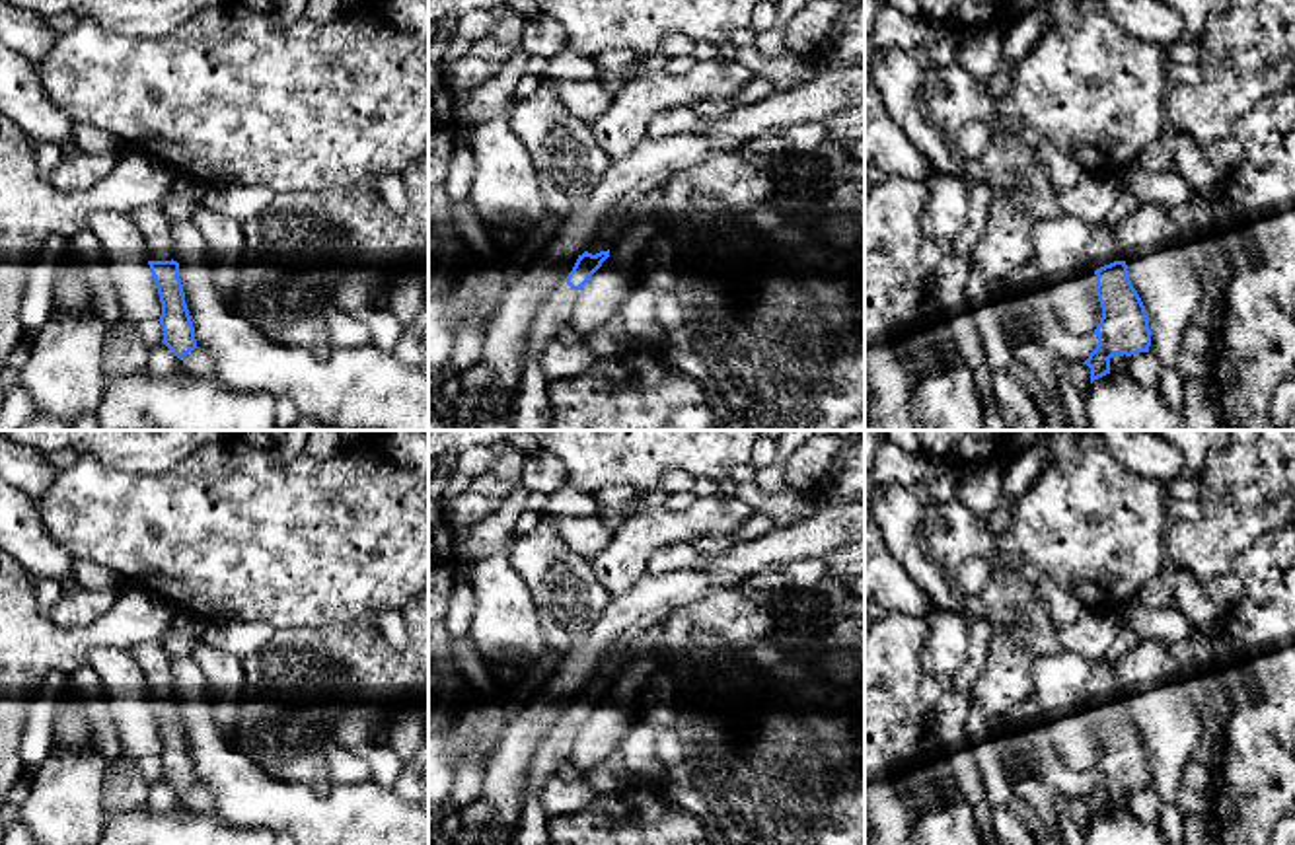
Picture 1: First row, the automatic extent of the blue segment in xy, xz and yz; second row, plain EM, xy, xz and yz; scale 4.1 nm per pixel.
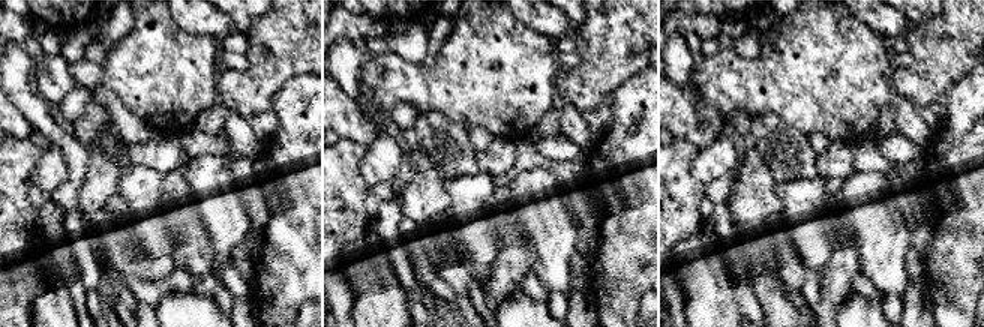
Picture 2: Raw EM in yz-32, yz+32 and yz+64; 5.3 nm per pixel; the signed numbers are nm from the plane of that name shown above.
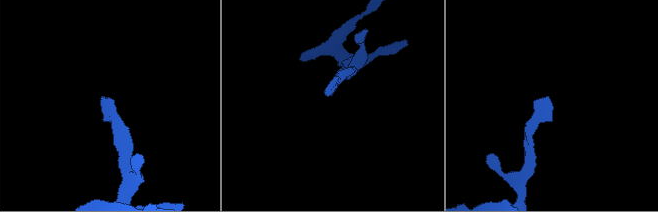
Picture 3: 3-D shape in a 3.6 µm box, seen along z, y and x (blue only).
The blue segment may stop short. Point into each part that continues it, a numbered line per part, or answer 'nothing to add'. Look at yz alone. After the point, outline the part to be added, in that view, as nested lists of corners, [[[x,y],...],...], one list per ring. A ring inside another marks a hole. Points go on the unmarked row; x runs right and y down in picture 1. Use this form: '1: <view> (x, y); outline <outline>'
1: yz (1105, 684); outline [[[1104,658],[1092,666],[1089,693],[1094,707],[1120,697],[1120,680],[1114,662]]]

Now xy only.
1: xy (154, 661); outline [[[162,641],[144,643],[129,650],[140,664],[150,697],[171,697],[173,678],[169,668],[169,654],[164,650]]]

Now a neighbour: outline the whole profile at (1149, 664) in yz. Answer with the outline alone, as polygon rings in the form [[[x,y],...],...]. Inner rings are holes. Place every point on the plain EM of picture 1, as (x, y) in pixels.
[[[1143,639],[1135,648],[1116,662],[1120,680],[1120,697],[1128,701],[1128,711],[1137,726],[1149,755],[1151,783],[1149,789],[1161,798],[1163,806],[1176,806],[1182,787],[1184,767],[1198,746],[1205,724],[1190,699],[1186,678],[1168,650],[1170,643]]]

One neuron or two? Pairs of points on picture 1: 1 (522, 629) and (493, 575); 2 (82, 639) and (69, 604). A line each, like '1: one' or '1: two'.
1: one
2: two

